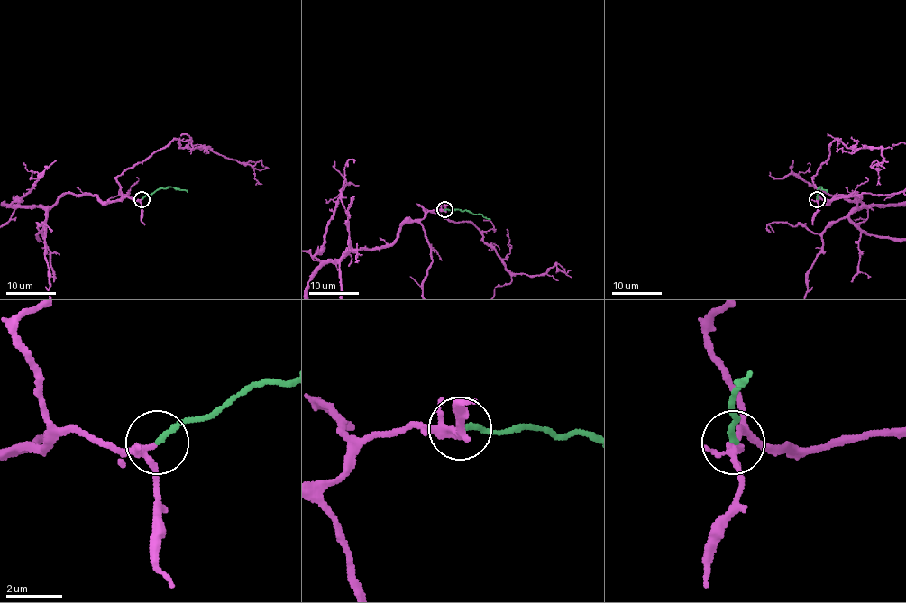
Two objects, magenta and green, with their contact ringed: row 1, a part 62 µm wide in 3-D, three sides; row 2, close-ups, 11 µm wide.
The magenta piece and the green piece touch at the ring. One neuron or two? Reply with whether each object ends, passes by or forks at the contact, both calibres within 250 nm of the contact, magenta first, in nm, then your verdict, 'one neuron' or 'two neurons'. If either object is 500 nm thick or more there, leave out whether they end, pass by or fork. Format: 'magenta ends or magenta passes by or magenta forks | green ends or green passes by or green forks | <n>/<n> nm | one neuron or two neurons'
magenta forks | green ends | 180/200 nm | one neuron

